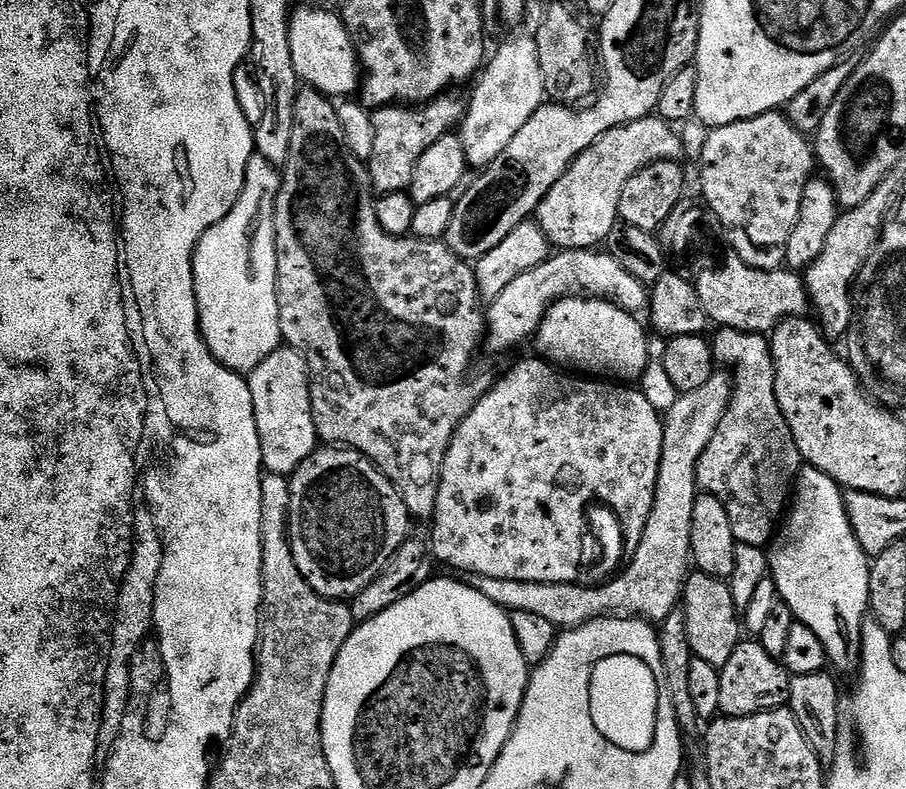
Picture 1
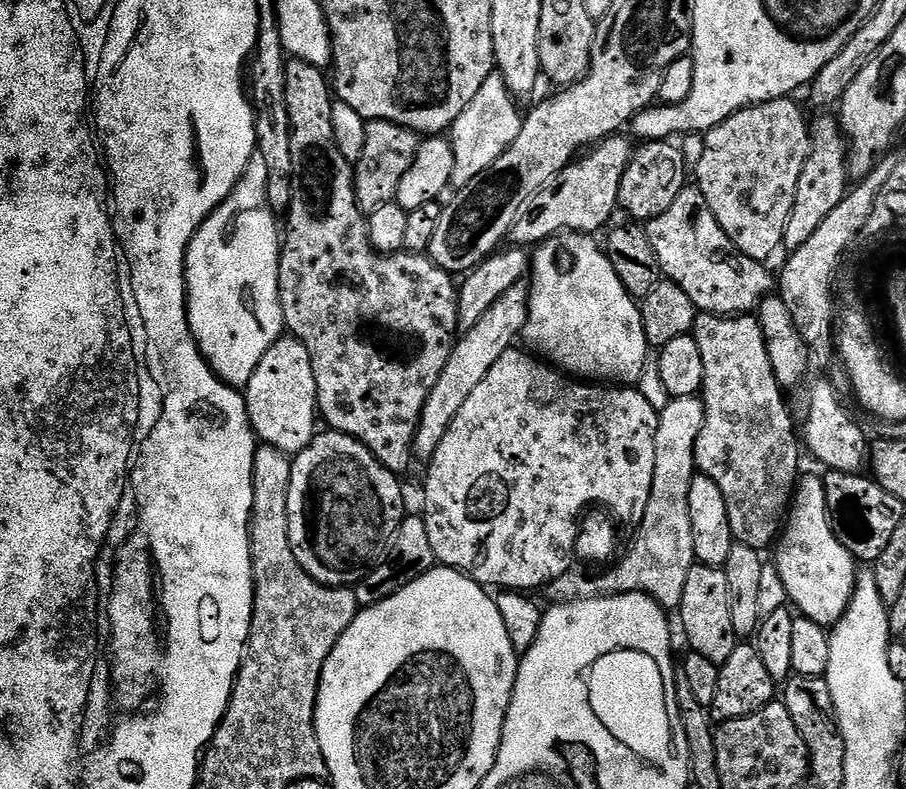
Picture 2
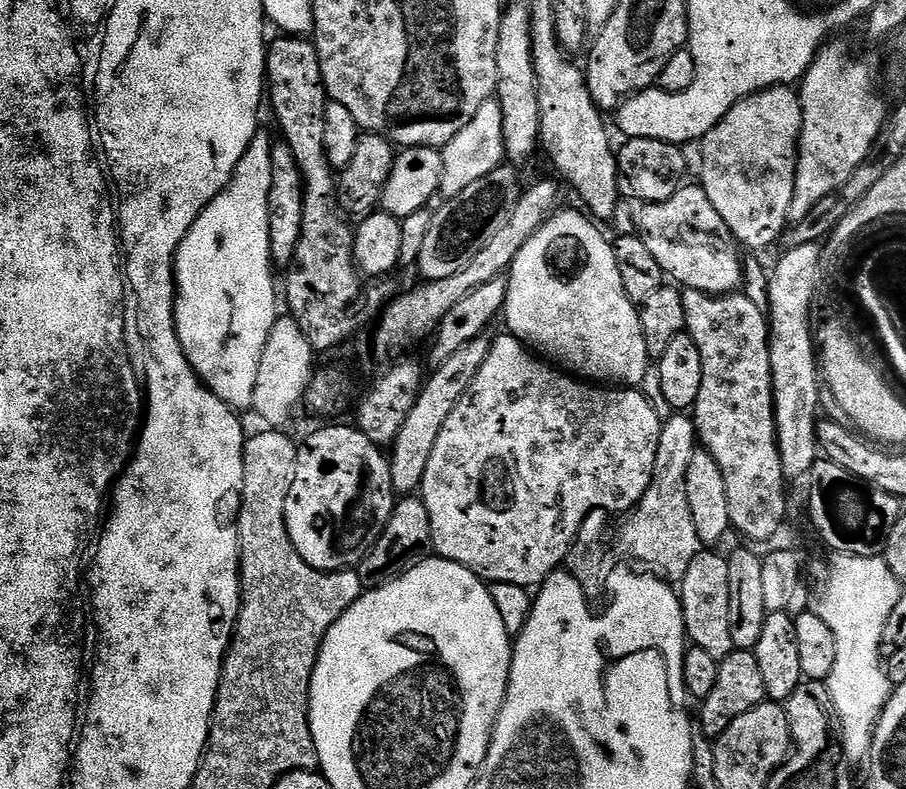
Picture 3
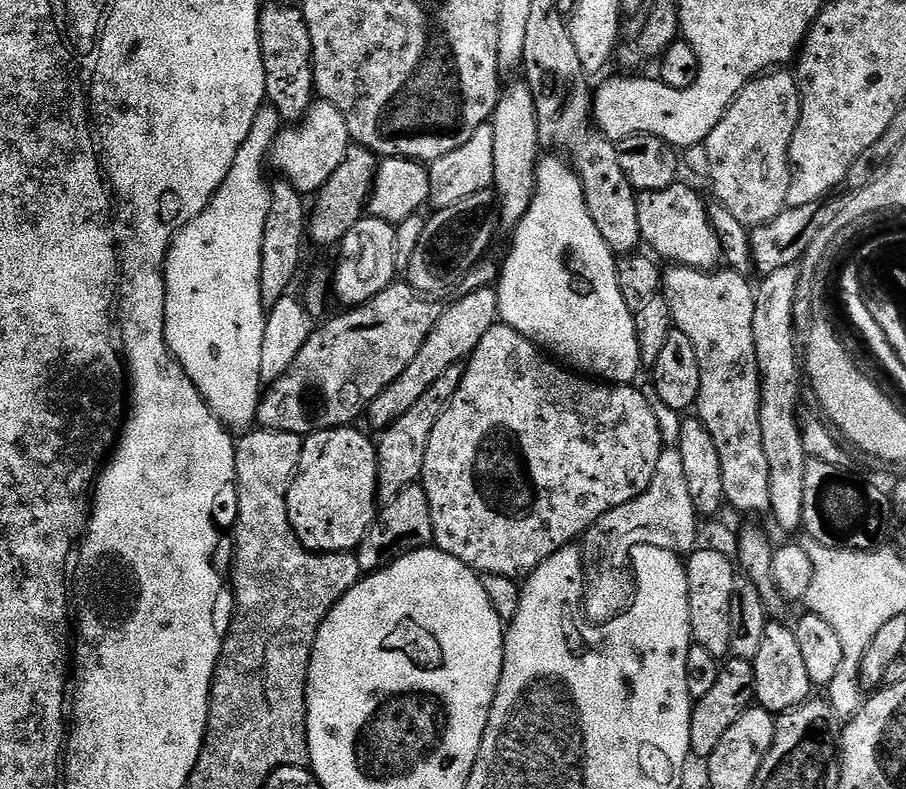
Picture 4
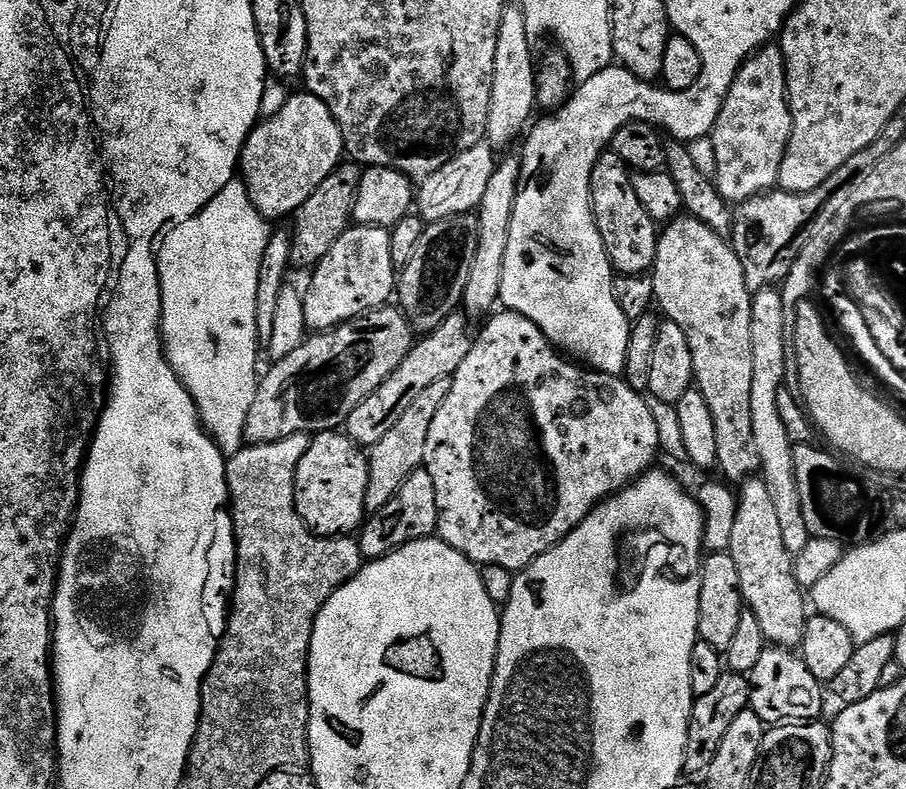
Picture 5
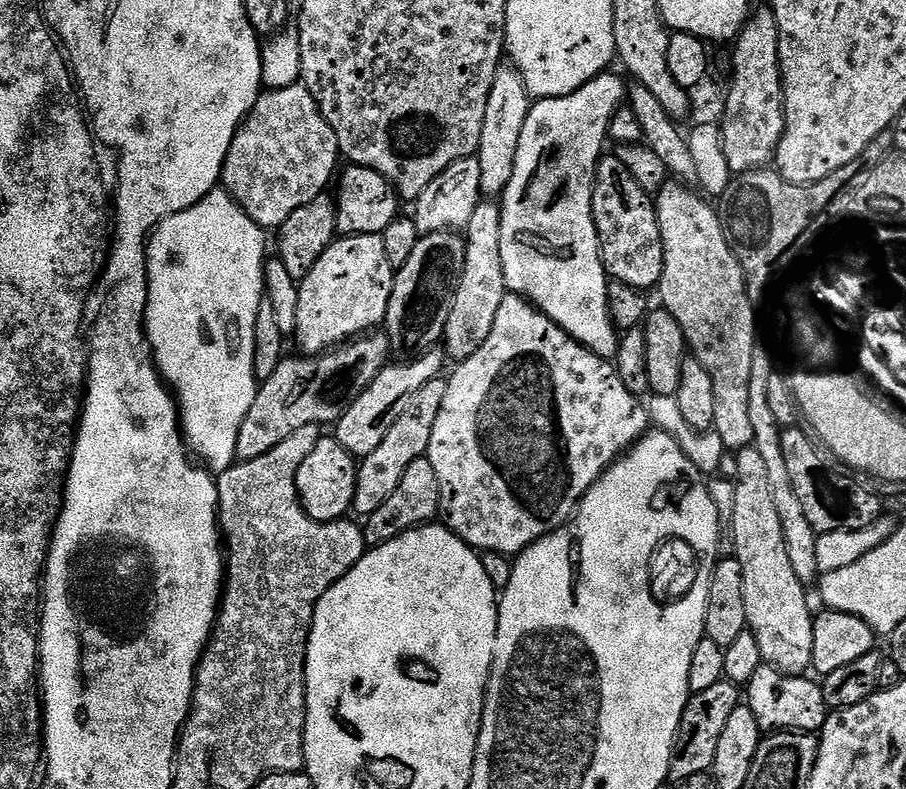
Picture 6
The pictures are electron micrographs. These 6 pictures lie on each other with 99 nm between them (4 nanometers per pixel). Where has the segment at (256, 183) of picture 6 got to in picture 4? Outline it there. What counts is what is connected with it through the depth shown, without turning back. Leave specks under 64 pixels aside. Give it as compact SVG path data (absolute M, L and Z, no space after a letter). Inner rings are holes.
M317 99L312 109L299 122L281 127L272 143L270 164L271 167L276 167L280 171L277 173L293 184L301 194L315 194L330 178L330 174L338 170L342 158L346 158L348 147L350 141L342 110L338 110L338 106L330 106L330 102Z

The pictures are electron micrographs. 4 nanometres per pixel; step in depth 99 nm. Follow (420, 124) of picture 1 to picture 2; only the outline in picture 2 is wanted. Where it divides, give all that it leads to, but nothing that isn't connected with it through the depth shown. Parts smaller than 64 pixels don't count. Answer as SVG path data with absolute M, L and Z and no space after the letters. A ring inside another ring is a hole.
M367 121L366 150L362 150L362 158L358 158L354 165L354 190L358 206L364 213L373 212L378 210L378 206L386 206L395 201L398 182L402 182L406 170L410 170L421 141L417 133L406 130L394 122Z

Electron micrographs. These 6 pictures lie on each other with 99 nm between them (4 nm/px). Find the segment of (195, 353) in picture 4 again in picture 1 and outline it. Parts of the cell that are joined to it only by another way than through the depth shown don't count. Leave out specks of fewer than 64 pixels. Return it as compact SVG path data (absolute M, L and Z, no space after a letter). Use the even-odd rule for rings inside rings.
M253 155L246 166L246 178L234 210L222 218L202 238L192 256L196 305L200 315L200 334L219 364L225 364L232 372L251 374L274 350L281 347L280 307L276 293L276 199L280 193L282 172L266 158Z

